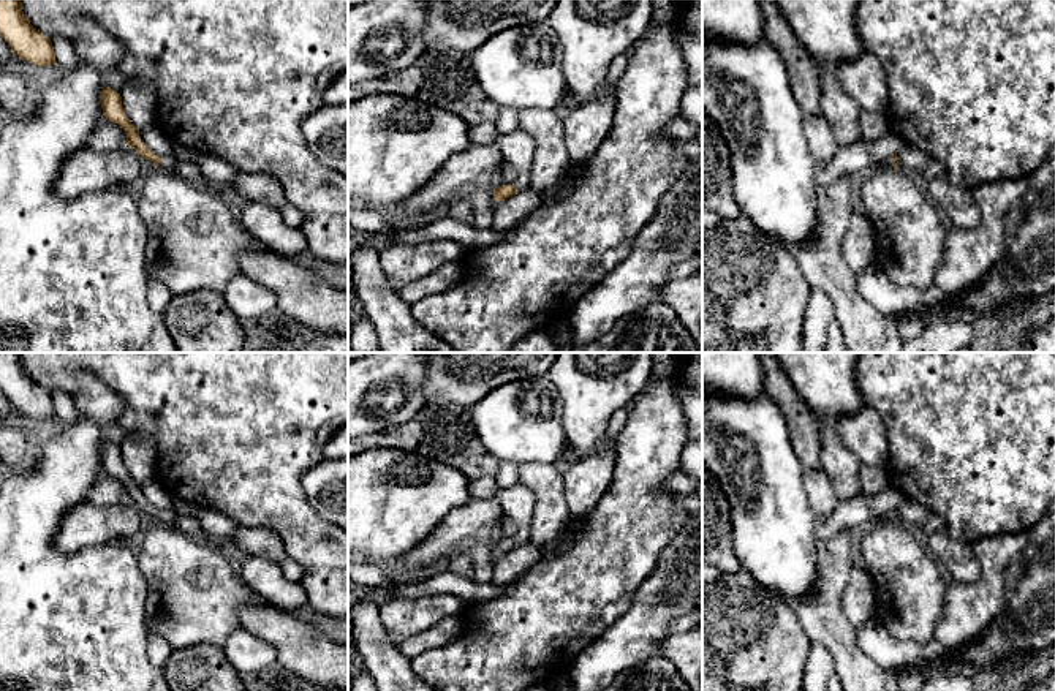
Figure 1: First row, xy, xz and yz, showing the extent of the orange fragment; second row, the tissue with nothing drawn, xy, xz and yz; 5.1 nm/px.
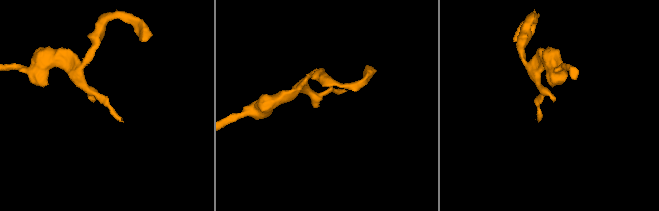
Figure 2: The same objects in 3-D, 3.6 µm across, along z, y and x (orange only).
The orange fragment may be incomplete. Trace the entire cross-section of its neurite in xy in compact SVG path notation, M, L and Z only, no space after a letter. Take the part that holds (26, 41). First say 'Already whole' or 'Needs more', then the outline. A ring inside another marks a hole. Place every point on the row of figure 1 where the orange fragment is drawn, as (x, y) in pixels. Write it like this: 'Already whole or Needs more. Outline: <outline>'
Already whole. Outline: M0 0L0 36L21 60L57 65L51 40L30 24L21 0Z

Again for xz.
Needs more. Outline: M516 128L514 131L498 136L497 145L503 153L503 160L511 163L517 171L517 180L514 185L503 185L493 188L495 202L505 201L528 188L530 169L535 155L535 144L531 136L524 130Z

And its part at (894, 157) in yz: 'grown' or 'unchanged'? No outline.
grown

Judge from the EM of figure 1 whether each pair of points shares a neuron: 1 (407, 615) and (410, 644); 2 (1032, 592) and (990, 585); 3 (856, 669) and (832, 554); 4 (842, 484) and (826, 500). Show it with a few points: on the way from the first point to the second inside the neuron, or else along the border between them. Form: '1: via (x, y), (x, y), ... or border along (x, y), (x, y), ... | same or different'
1: border along (443, 619), (407, 636), (397, 645) | different
2: border along (1009, 587), (1006, 603), (992, 622) | different
3: via (840, 641), (831, 628), (831, 582) | same
4: border along (823, 468), (839, 500) | different

